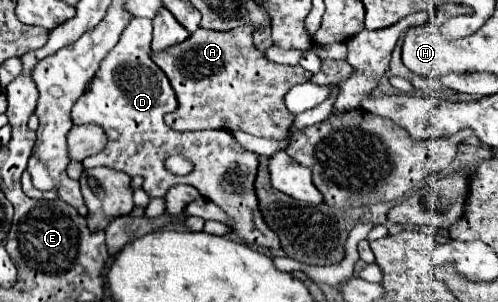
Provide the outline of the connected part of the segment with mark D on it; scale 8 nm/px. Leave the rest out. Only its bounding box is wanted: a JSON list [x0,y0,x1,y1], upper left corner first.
[72,18,280,250]

